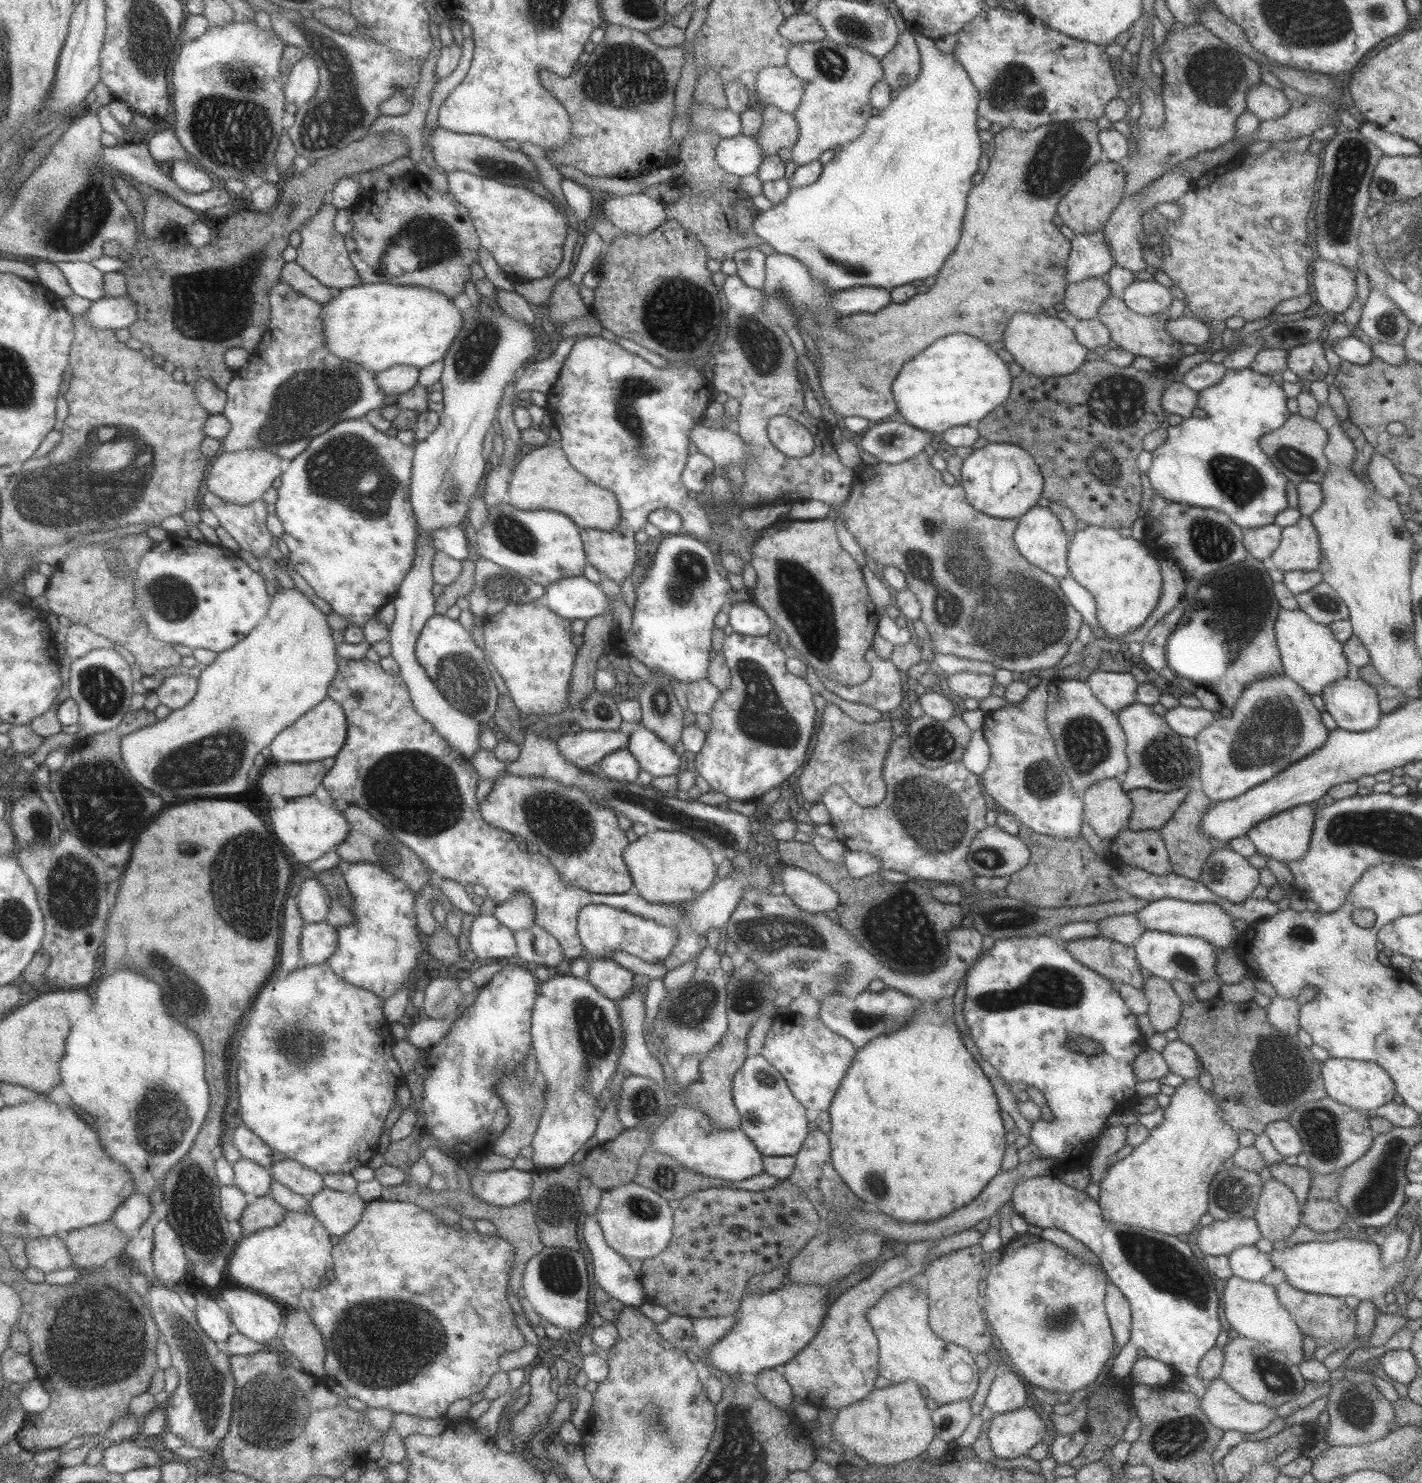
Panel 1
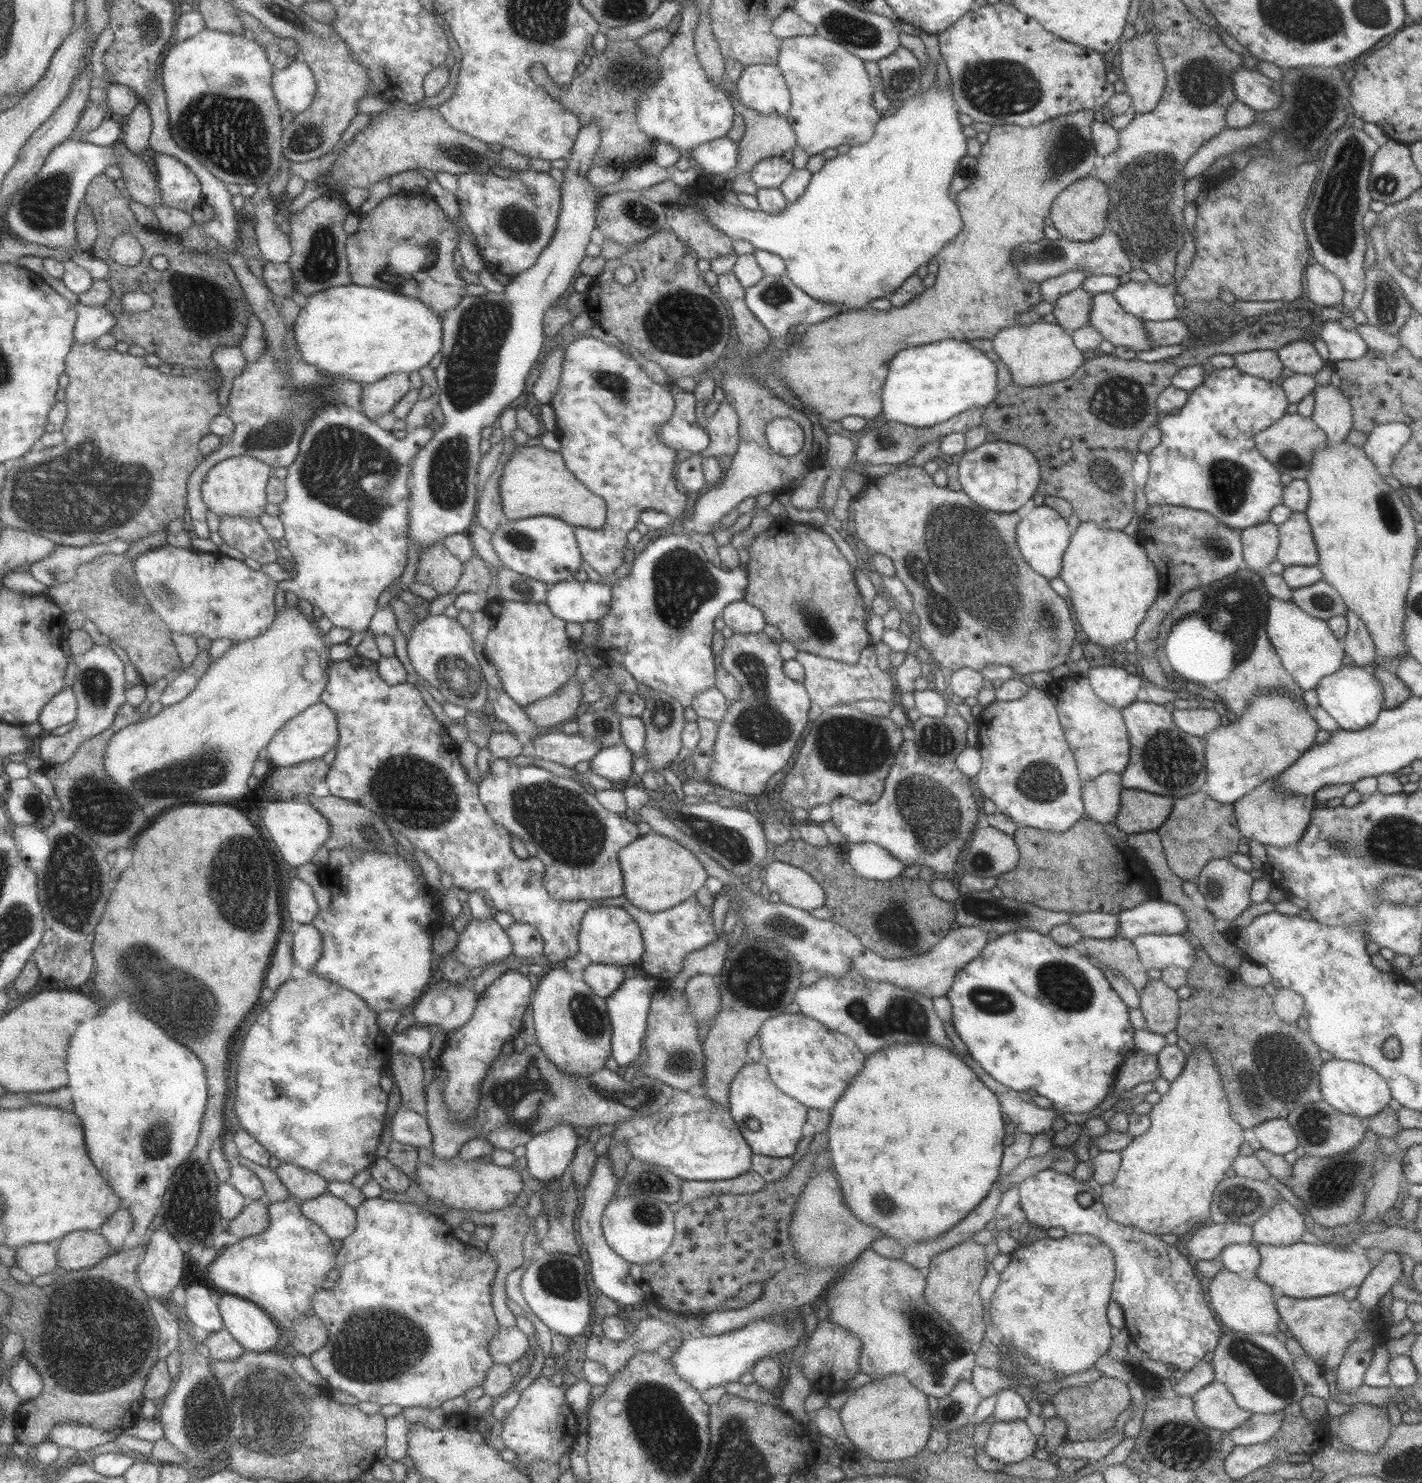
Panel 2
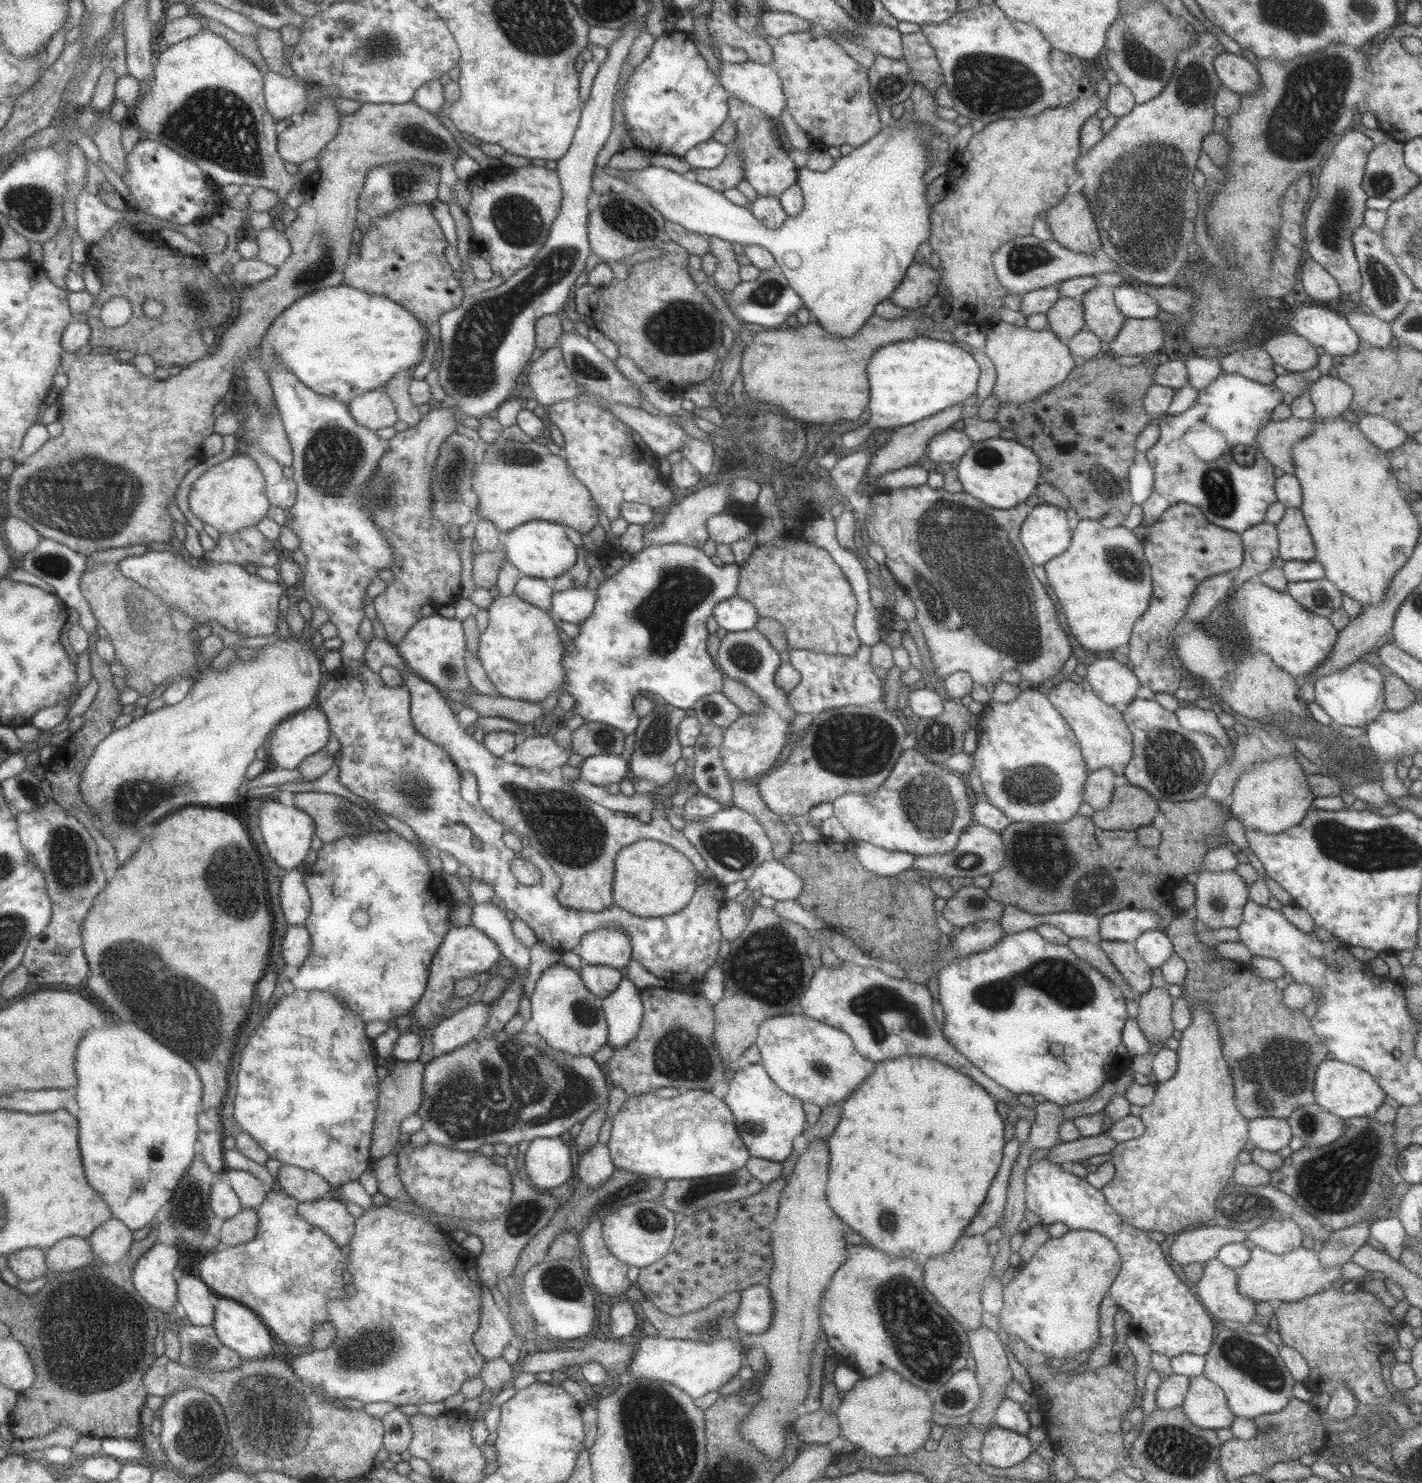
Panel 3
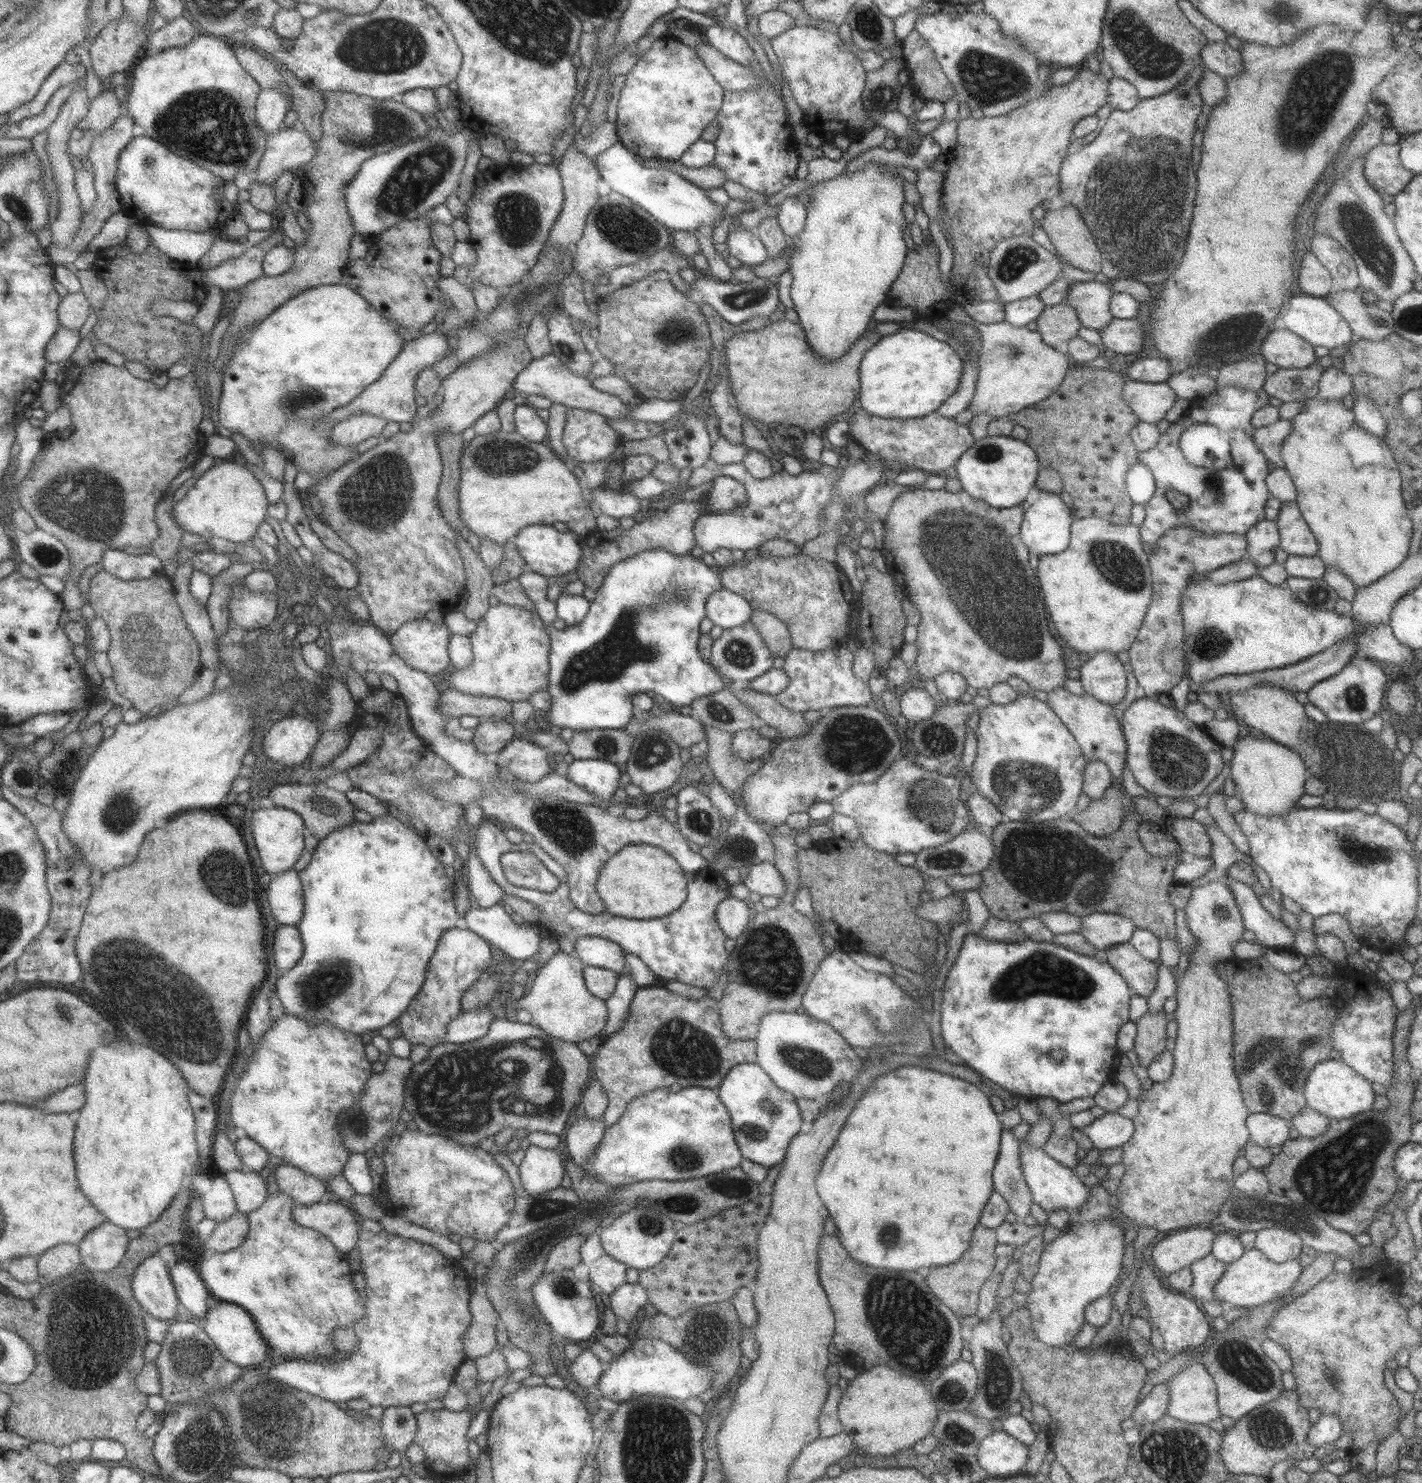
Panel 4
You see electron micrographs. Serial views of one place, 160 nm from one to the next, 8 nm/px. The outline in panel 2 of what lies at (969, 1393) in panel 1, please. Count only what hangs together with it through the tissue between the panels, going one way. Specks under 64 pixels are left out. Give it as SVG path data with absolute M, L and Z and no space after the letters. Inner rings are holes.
M867 1249L845 1266L825 1288L824 1304L828 1305L826 1322L833 1322L860 1339L860 1373L867 1374L874 1380L889 1374L902 1374L924 1394L940 1399L955 1388L956 1382L971 1380L972 1368L977 1364L976 1347L970 1346L964 1338L960 1338L960 1334L956 1334L957 1330L948 1321L944 1321L942 1316L938 1316L936 1310L926 1302L926 1285L927 1277L922 1270L902 1259L886 1258L874 1250ZM918 1348L922 1348L922 1352L918 1352ZM904 1352L914 1354L908 1360L904 1360Z

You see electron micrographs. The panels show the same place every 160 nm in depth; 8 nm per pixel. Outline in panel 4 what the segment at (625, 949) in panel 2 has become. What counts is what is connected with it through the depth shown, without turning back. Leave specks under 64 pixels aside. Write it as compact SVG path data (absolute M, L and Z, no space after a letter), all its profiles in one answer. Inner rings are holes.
M596 935L583 936L574 939L574 942L574 952L584 966L604 968L616 973L618 976L625 971L627 966L625 950L616 942Z

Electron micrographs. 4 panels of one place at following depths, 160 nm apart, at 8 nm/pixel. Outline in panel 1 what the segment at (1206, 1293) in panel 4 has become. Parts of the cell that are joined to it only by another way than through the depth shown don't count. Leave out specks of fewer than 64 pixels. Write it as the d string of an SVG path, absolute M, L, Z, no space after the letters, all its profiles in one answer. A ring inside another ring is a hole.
M1233 1274L1227 1278L1222 1302L1224 1316L1236 1333L1257 1340L1270 1350L1285 1352L1294 1364L1299 1365L1306 1359L1302 1349L1304 1334L1288 1310L1279 1302L1279 1296L1272 1285L1264 1281L1247 1281Z

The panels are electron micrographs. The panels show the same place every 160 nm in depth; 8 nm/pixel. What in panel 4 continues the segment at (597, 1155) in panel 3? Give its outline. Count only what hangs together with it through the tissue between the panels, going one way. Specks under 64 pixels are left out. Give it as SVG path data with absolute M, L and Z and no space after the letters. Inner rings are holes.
M588 1115L577 1118L566 1132L566 1148L576 1166L584 1166L587 1158L593 1153L600 1139L604 1136L606 1123L603 1117L591 1119Z

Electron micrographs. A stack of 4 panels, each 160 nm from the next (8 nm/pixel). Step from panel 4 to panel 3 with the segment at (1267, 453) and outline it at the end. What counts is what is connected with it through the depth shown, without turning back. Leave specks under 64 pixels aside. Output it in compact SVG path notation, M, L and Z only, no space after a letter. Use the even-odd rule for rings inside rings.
M1296 417L1280 421L1270 420L1258 433L1257 445L1276 468L1281 468L1286 474L1294 474L1291 448L1313 431L1313 422L1314 419L1304 420Z

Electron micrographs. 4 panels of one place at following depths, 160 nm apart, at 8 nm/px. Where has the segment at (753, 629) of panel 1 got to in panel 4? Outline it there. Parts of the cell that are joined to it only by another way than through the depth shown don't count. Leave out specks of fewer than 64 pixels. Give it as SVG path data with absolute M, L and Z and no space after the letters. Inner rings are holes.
M724 587L715 590L706 601L706 617L716 626L729 629L751 620L750 603L739 594Z

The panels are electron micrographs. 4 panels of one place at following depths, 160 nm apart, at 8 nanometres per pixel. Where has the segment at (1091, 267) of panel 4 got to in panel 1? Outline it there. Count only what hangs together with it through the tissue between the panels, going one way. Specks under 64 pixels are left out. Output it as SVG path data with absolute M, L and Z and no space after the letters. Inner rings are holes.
M1101 160L1091 166L1088 172L1077 178L1076 184L1072 185L1058 203L1057 221L1059 224L1072 229L1075 235L1090 235L1102 231L1124 198L1126 177L1125 169L1118 161Z

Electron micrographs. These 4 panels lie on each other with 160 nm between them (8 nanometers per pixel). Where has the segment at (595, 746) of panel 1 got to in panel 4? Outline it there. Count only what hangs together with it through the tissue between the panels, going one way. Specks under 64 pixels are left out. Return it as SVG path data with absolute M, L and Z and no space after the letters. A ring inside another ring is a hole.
M526 740L508 741L492 758L500 769L520 780L535 783L552 773L548 751L537 742Z

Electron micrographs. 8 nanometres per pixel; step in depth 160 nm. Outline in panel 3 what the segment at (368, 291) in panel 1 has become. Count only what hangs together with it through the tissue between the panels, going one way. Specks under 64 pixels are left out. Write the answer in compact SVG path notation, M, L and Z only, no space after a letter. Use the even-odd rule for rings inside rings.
M347 284L330 287L300 298L276 319L263 340L262 363L270 376L277 364L286 362L312 390L350 405L356 398L385 386L400 372L416 368L425 360L428 334L424 326L428 327L411 310L387 296L370 294Z

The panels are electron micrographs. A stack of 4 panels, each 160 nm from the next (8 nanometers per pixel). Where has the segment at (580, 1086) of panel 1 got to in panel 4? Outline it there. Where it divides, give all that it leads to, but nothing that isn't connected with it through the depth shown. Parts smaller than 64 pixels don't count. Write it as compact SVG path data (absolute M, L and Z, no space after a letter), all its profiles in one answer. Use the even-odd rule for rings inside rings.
M560 949L533 973L525 995L516 1002L516 1008L528 1010L533 1016L532 1024L561 1041L578 1044L600 1036L608 1022L607 1004L587 989L583 967L576 954L567 954ZM530 1145L519 1166L522 1189L529 1196L546 1195L550 1190L561 1187L565 1179L564 1161L555 1149L544 1149Z

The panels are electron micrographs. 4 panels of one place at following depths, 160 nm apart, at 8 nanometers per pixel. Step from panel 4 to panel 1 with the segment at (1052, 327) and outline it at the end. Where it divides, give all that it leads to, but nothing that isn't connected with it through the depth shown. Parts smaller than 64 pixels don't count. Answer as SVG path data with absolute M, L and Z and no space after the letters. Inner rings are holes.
M1106 276L1091 277L1082 283L1067 285L1062 302L1065 310L1076 318L1090 320L1096 318L1104 299L1110 295L1112 294Z

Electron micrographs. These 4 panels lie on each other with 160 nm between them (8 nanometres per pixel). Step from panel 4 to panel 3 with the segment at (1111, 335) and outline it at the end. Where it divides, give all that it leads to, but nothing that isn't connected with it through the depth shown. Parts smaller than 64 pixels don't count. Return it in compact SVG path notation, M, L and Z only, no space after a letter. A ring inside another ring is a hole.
M1157 318L1128 319L1110 342L1110 351L1117 356L1145 356L1164 346L1163 325Z

